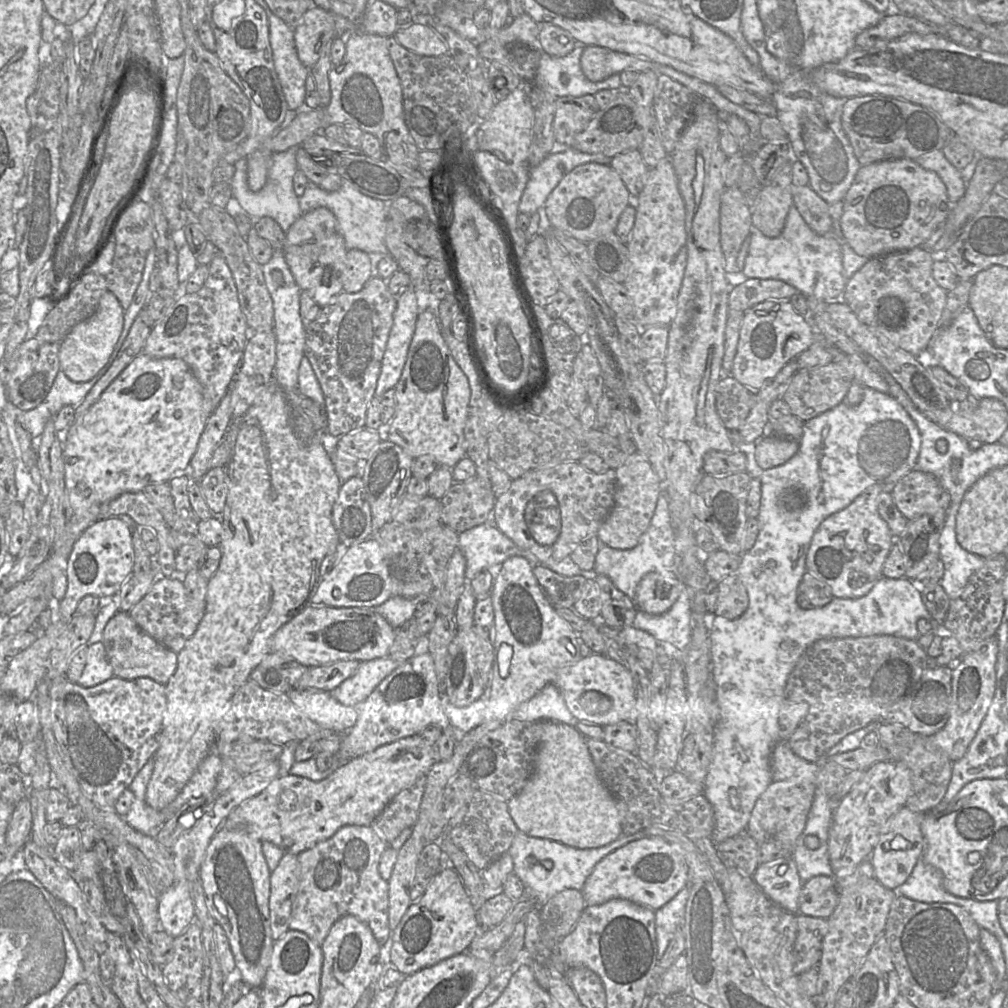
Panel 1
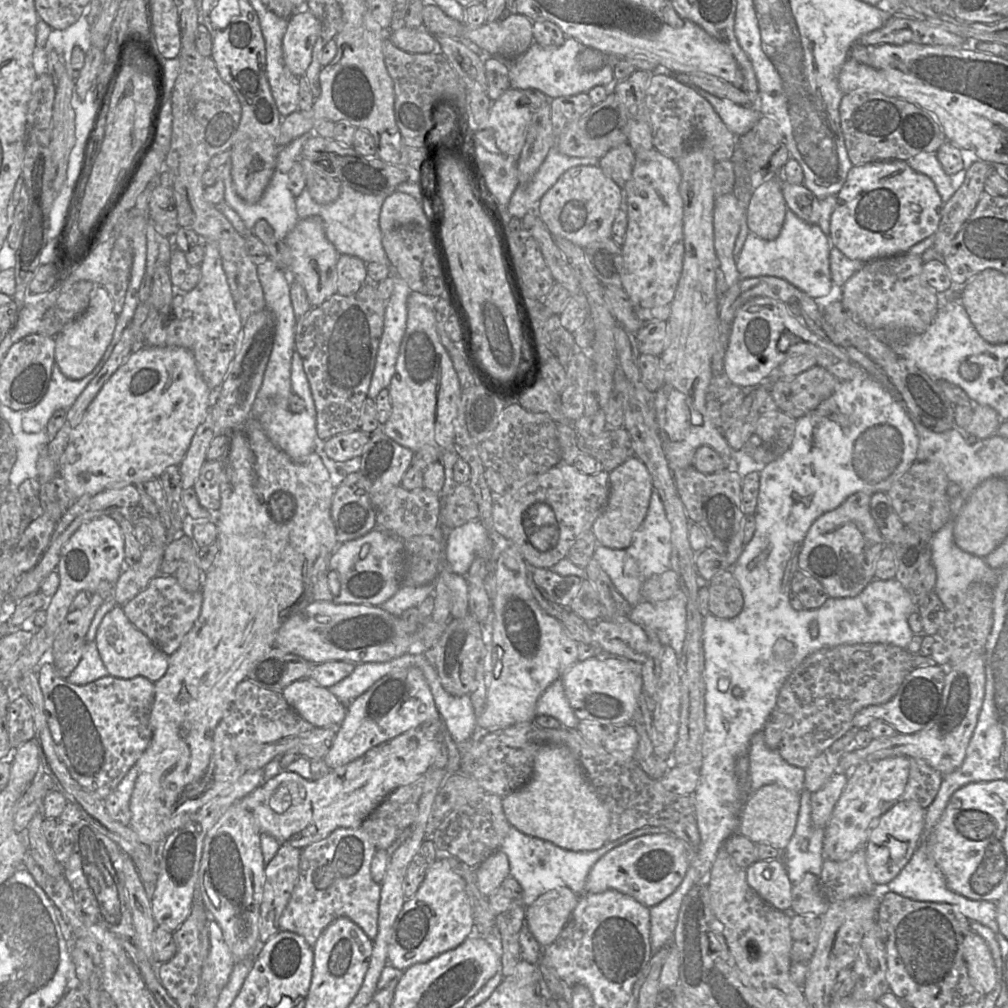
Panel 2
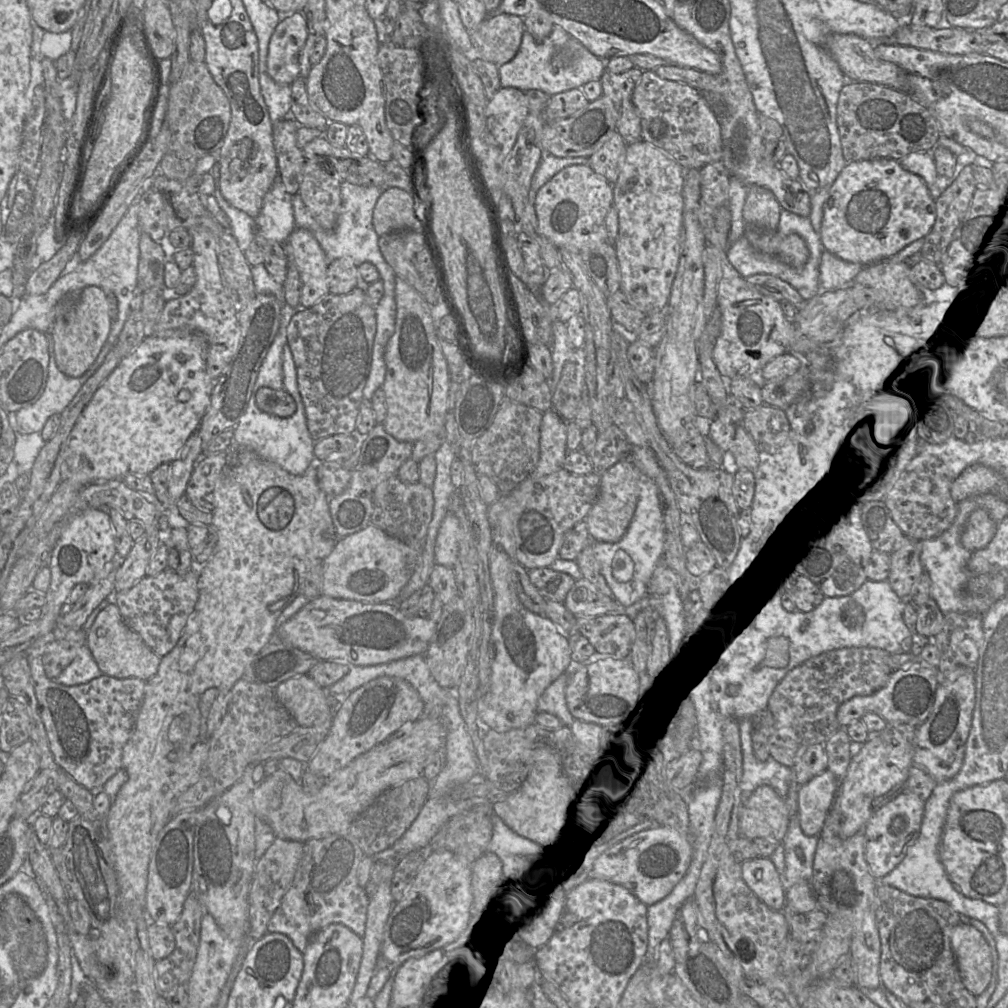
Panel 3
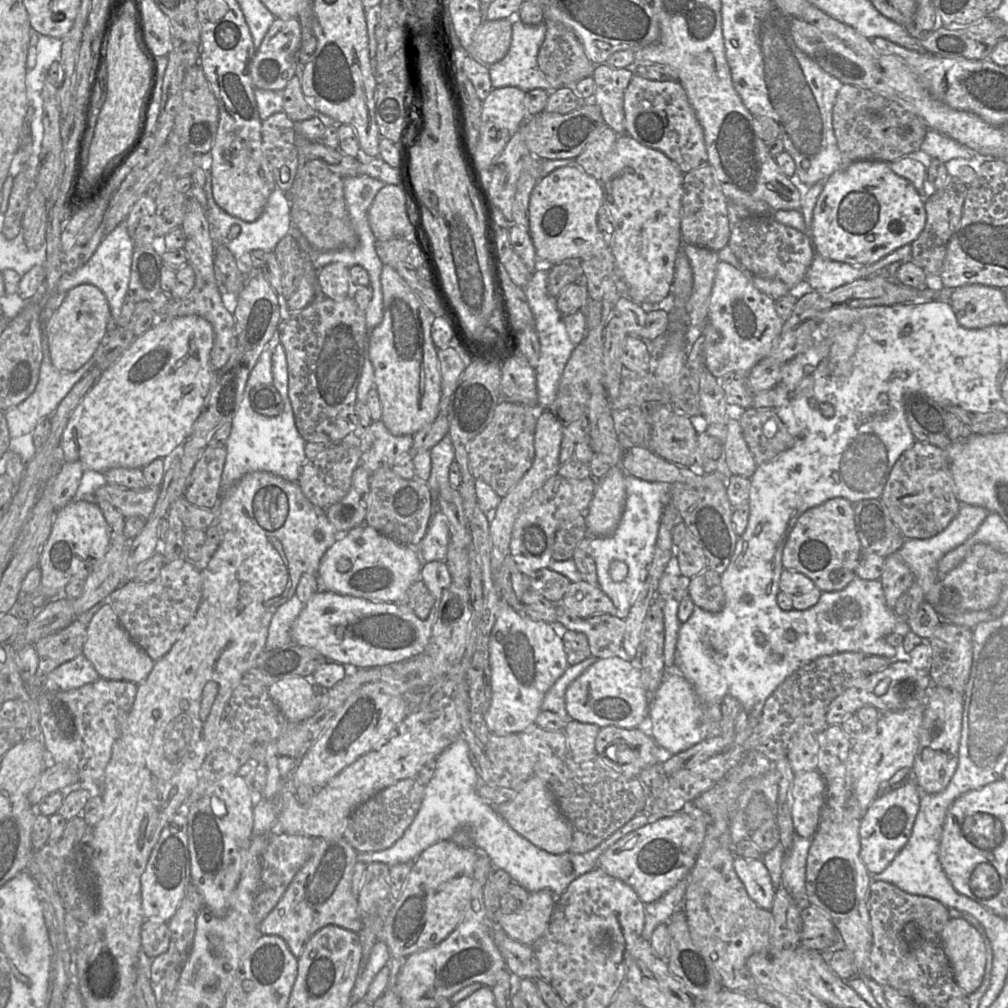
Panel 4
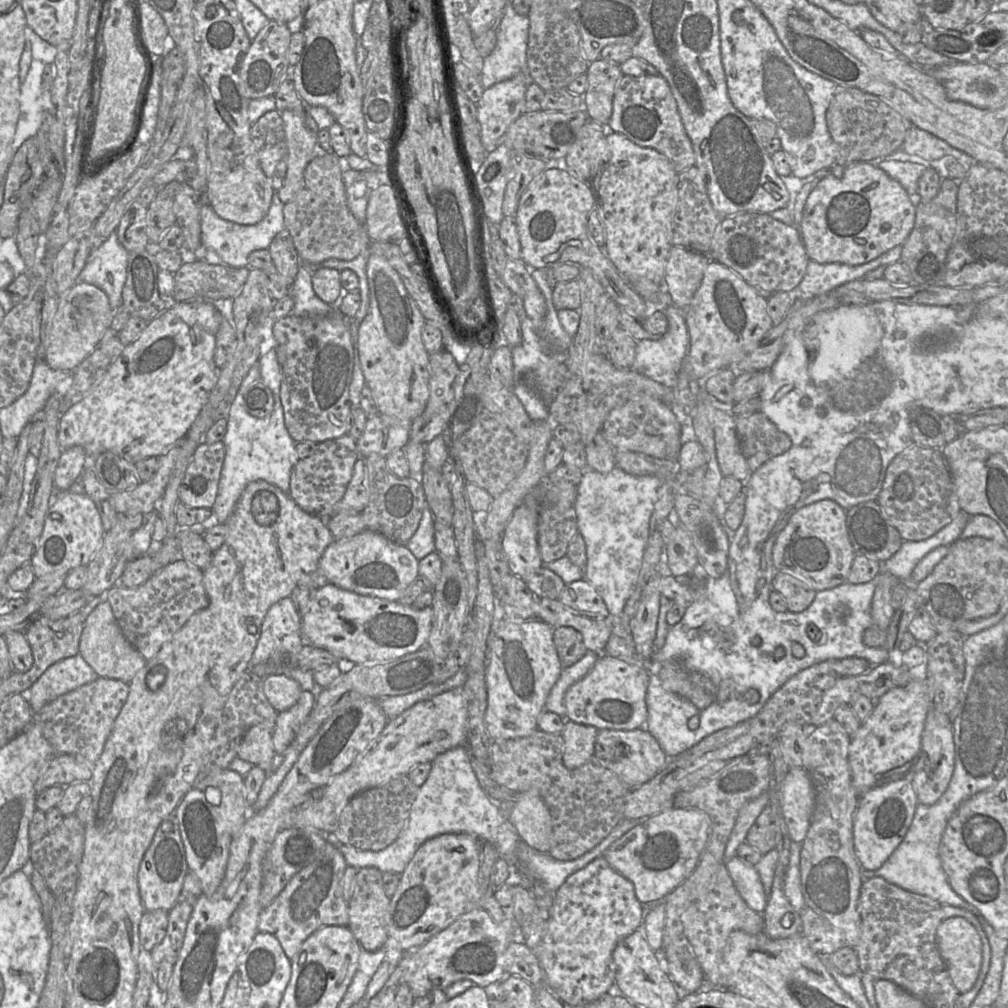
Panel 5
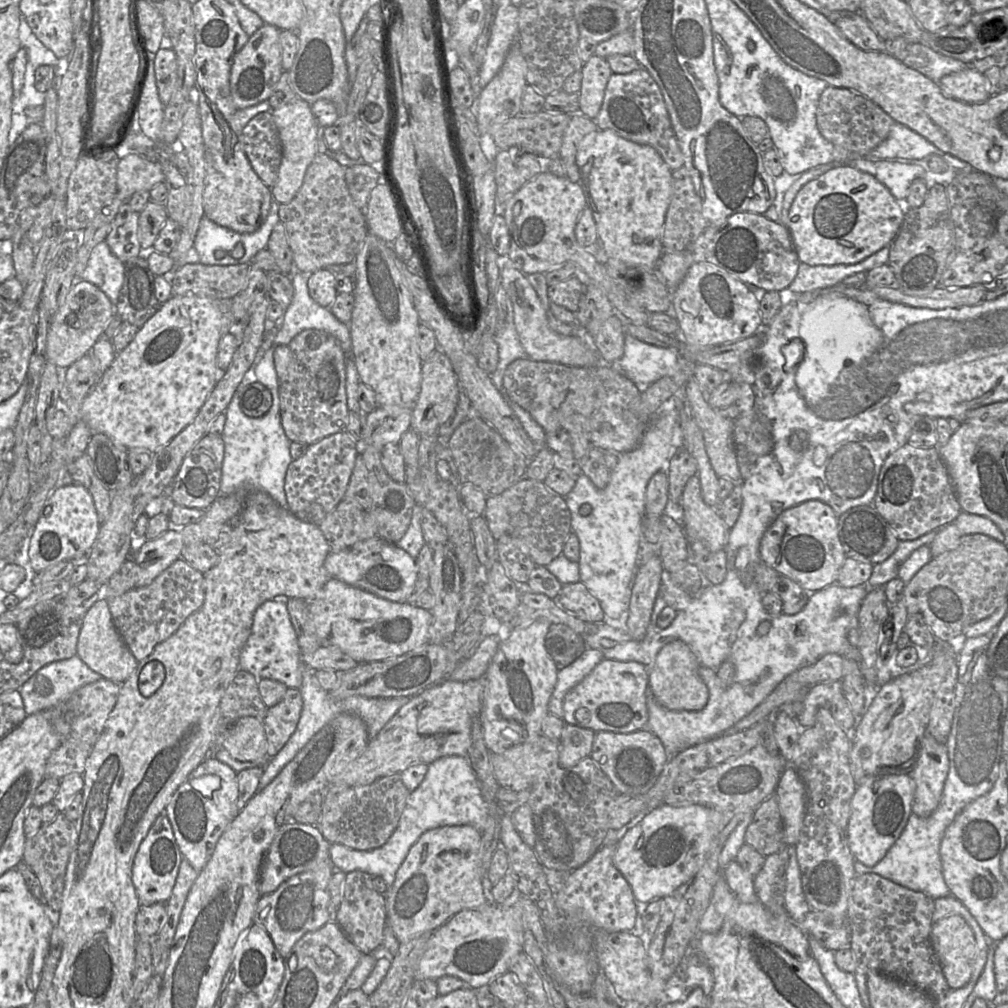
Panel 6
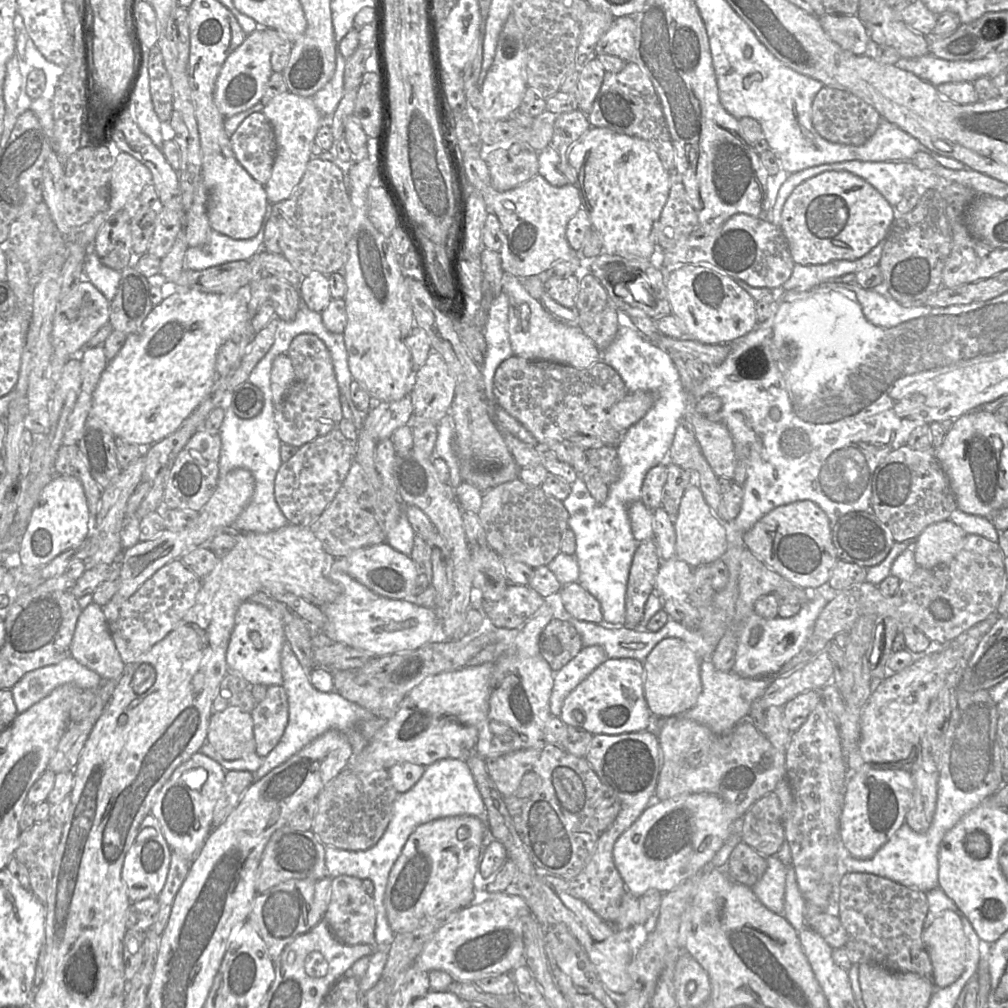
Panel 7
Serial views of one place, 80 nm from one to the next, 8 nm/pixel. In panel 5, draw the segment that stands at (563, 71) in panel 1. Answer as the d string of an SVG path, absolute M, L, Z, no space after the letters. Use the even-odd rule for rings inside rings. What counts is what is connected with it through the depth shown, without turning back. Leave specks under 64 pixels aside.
M508 1L497 29L495 49L484 58L481 73L484 89L527 73L529 24L529 18L518 14L512 2Z

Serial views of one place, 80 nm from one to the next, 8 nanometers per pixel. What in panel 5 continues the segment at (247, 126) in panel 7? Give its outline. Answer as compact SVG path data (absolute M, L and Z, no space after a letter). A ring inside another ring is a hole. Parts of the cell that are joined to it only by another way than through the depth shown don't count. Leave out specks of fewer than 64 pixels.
M272 110L251 125L250 137L260 166L275 191L284 183L287 172L287 143L281 113Z

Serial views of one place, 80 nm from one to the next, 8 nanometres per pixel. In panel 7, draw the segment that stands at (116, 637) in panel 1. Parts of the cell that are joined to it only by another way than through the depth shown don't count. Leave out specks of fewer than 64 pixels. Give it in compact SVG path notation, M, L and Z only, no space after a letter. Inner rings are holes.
M91 603L80 614L71 655L103 680L118 680L126 667L111 637L103 607Z

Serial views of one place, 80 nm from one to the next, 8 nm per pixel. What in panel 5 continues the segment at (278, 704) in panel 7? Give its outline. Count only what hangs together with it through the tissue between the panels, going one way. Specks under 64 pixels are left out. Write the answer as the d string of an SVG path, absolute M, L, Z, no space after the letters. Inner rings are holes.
M304 691L297 703L290 709L278 712L272 728L273 745L276 754L283 754L295 739L301 725L306 721L316 703L317 696L311 691Z

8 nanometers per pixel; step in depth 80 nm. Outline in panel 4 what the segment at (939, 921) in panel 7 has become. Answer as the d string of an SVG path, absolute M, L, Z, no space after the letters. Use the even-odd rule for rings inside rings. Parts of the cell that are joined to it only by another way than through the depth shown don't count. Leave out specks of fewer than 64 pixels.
M951 918L942 931L942 944L957 984L971 994L983 982L986 948L980 933L966 920Z

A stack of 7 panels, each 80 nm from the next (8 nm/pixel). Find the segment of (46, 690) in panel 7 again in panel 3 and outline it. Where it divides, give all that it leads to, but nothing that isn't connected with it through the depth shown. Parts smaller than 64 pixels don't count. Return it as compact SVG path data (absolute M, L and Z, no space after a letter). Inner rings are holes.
M87 645L80 648L75 659L70 663L57 678L52 679L65 686L86 684L102 675Z

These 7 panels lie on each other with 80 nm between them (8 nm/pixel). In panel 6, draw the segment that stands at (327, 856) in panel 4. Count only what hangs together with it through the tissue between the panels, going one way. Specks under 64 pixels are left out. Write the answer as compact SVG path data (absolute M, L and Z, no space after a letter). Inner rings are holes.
M329 860L315 869L292 876L274 892L261 895L253 916L254 924L261 926L271 937L275 948L286 959L294 945L308 932L334 921L335 910L328 891L331 876L336 870Z

